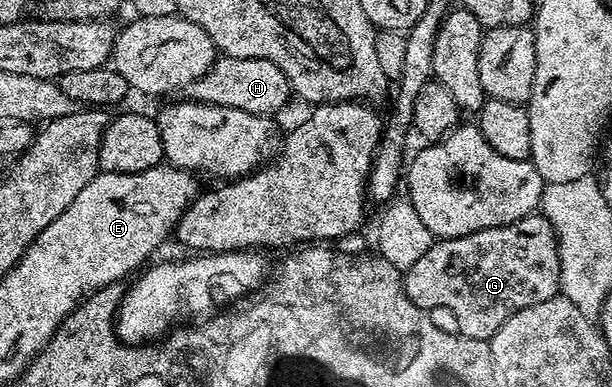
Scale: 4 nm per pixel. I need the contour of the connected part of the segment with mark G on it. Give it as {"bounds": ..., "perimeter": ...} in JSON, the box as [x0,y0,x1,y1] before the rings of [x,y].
{"bounds":[403,212,561,339],"perimeter":[[[540,212],[528,214],[526,218],[521,218],[518,222],[512,222],[506,226],[496,226],[495,228],[483,228],[479,232],[471,232],[464,234],[458,238],[443,238],[434,241],[433,245],[427,248],[427,252],[423,252],[423,256],[419,256],[419,260],[415,260],[415,264],[411,264],[411,268],[404,271],[403,281],[405,291],[410,300],[415,305],[420,306],[426,312],[434,312],[442,306],[445,310],[453,313],[453,318],[457,321],[456,329],[462,334],[466,334],[469,338],[492,339],[493,333],[500,328],[509,317],[515,312],[519,312],[523,308],[531,308],[531,304],[543,304],[543,300],[551,300],[558,297],[561,288],[561,260],[557,251],[557,233],[553,231],[553,225],[547,221],[545,215]]]}

